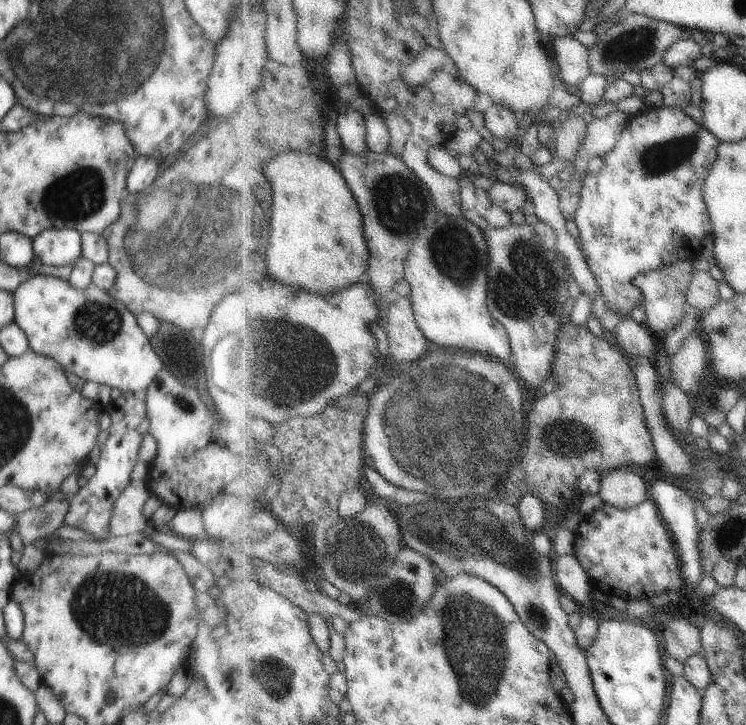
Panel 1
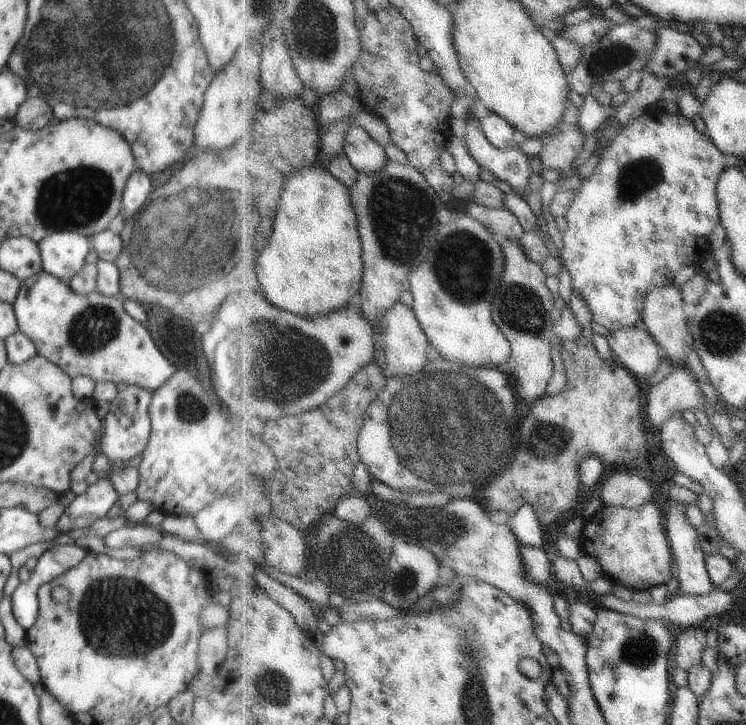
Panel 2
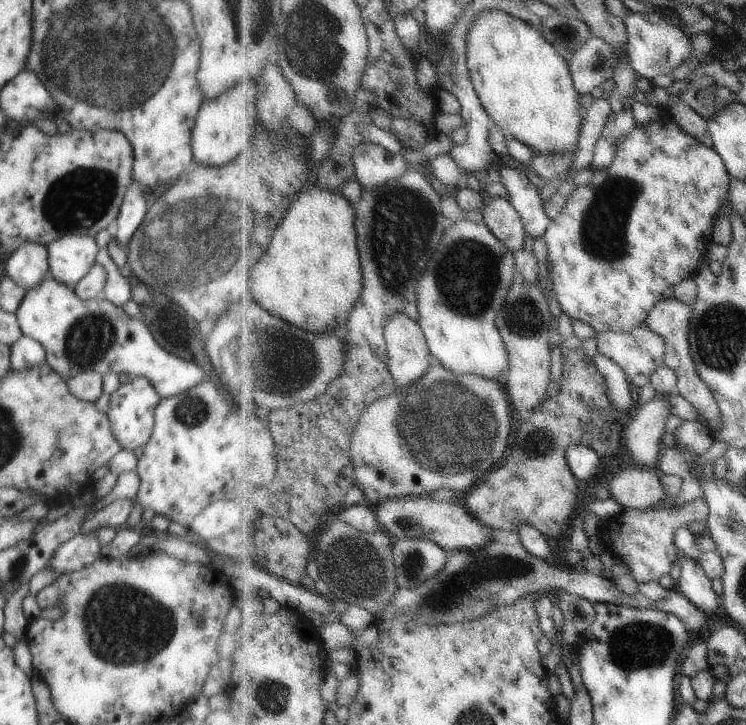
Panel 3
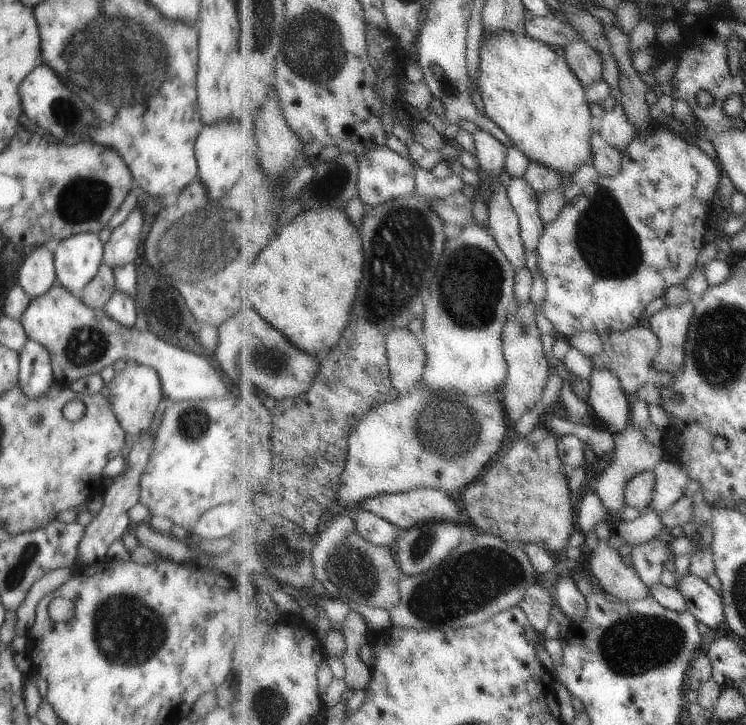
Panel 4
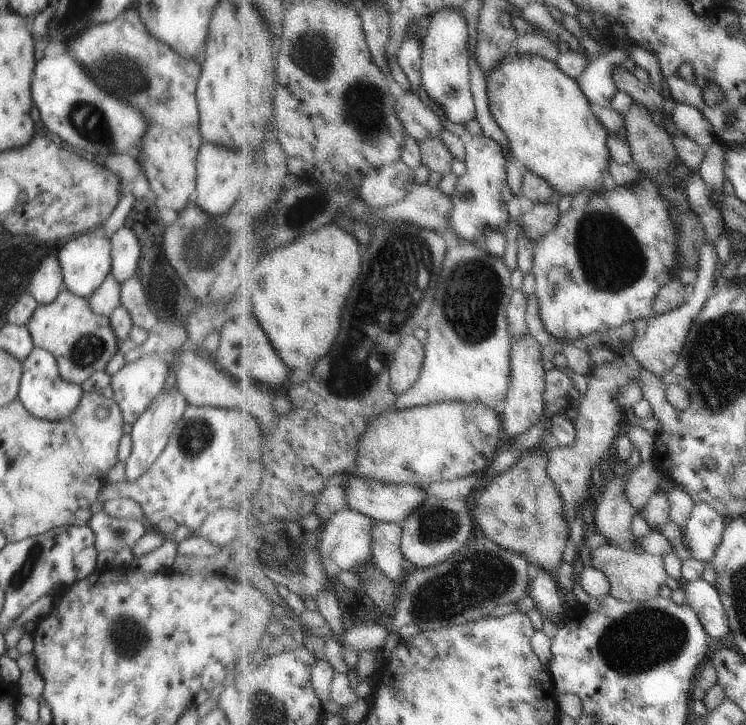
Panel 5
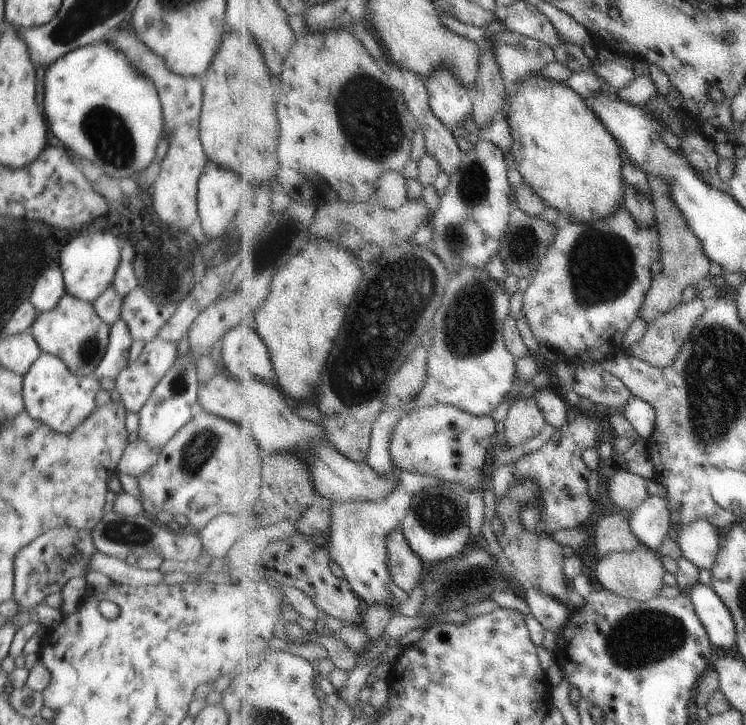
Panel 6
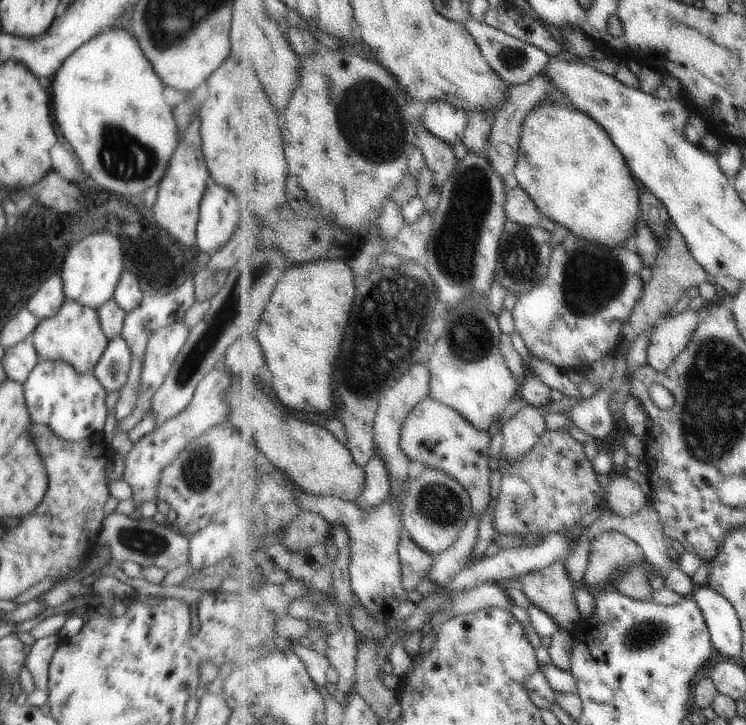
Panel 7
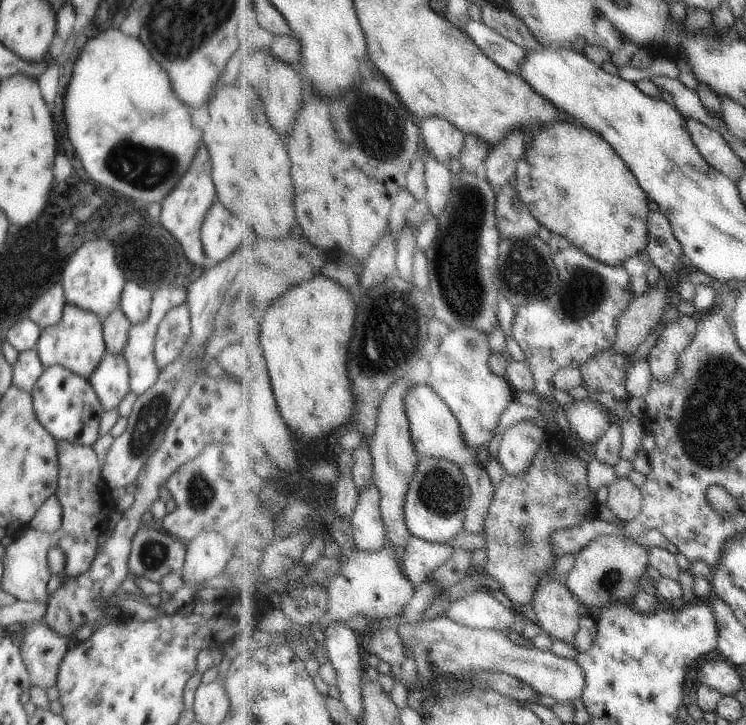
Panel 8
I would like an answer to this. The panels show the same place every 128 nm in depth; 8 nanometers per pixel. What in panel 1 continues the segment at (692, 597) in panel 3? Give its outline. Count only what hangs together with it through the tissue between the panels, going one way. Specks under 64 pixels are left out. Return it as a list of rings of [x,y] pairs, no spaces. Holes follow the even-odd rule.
[[[664,478],[657,480],[652,484],[651,498],[660,506],[661,512],[664,512],[664,519],[668,520],[669,528],[675,533],[676,543],[682,558],[683,576],[687,578],[688,590],[698,590],[703,573],[703,559],[700,558],[700,548],[698,548],[698,524],[694,515],[693,498],[684,488],[674,486],[672,482],[666,482]]]

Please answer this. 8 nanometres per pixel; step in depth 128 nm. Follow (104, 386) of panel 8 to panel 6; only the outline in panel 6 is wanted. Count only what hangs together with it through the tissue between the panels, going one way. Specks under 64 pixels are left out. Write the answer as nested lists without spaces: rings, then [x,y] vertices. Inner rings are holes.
[[[121,318],[109,330],[109,344],[93,375],[98,379],[115,380],[129,365],[129,351],[133,340]]]

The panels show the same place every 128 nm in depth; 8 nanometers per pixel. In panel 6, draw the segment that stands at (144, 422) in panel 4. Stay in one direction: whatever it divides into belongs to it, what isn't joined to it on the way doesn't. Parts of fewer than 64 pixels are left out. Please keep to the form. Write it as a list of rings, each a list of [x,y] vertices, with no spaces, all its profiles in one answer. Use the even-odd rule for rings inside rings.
[[[156,336],[146,342],[139,358],[115,379],[116,389],[127,411],[138,413],[150,399],[177,358],[177,343]]]

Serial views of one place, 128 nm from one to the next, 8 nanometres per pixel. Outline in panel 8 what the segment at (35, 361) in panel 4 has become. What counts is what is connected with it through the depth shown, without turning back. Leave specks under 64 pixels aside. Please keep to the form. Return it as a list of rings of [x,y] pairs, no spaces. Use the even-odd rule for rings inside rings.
[[[53,365],[45,368],[30,394],[37,420],[56,441],[64,440],[86,447],[93,447],[97,442],[104,410],[88,379],[59,365]]]

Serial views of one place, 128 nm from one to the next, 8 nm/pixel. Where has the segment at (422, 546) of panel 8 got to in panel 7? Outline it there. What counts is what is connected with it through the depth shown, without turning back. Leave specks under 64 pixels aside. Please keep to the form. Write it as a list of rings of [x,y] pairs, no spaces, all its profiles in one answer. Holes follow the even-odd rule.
[[[405,534],[400,543],[400,554],[404,567],[404,582],[408,592],[417,590],[422,580],[430,575],[436,564],[437,557],[426,552],[424,548],[408,534]]]

